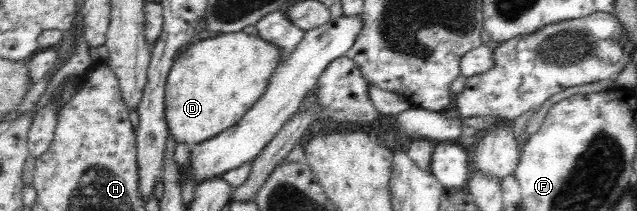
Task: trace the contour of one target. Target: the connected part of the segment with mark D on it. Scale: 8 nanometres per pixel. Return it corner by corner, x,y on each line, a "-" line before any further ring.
243,30
195,42
175,60
165,82
168,136
192,147
233,127
267,89
281,59
279,48

